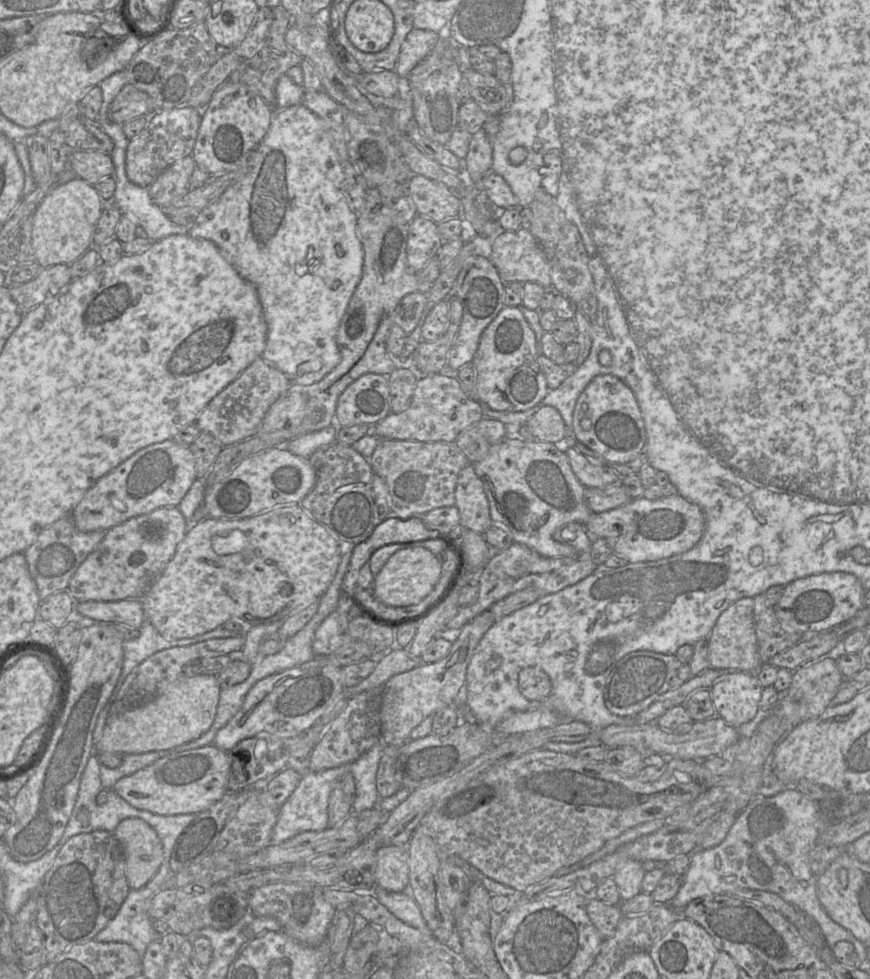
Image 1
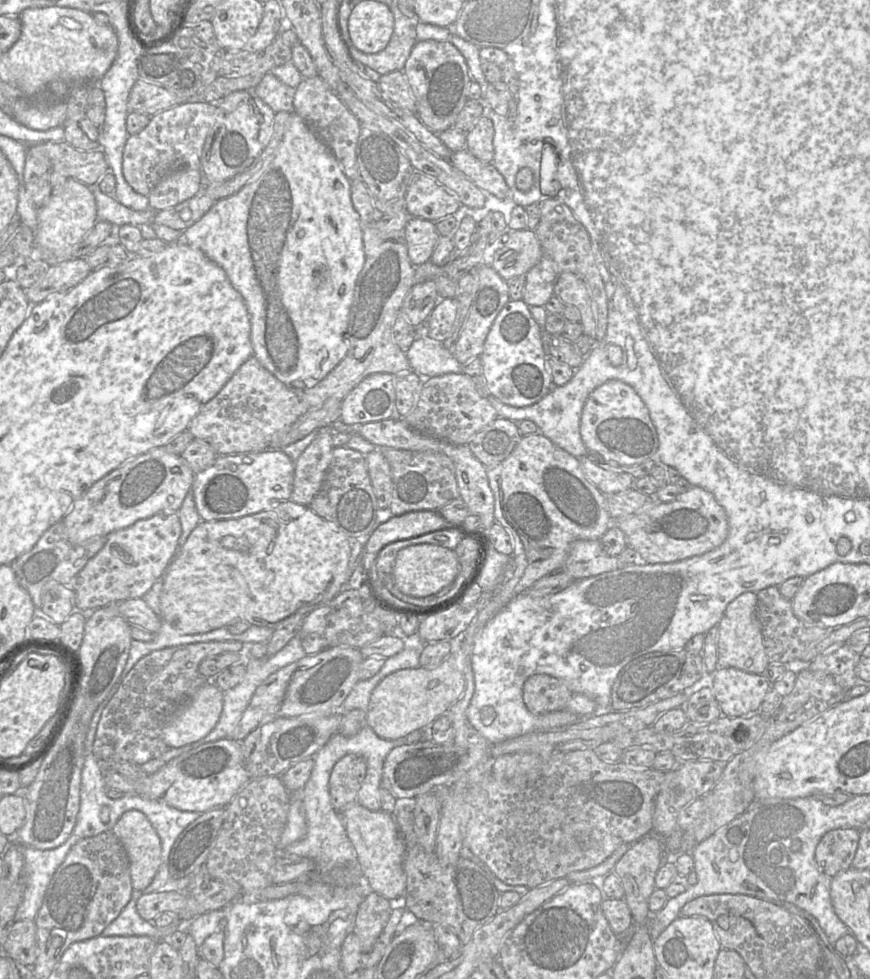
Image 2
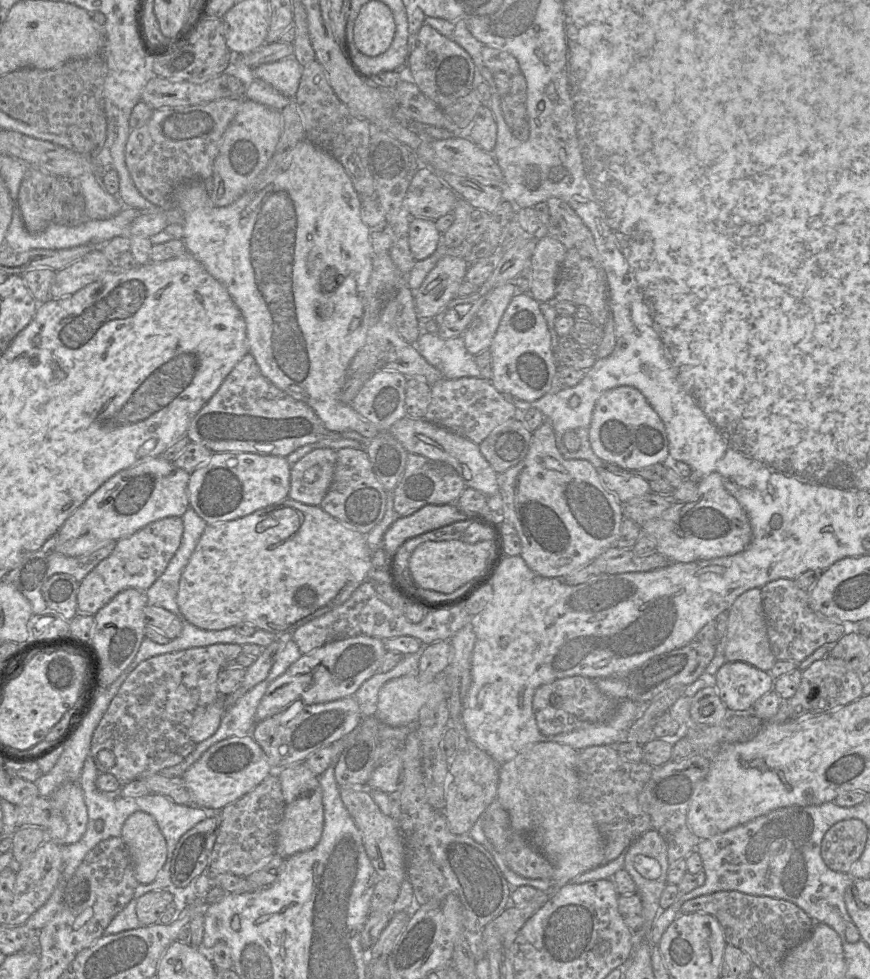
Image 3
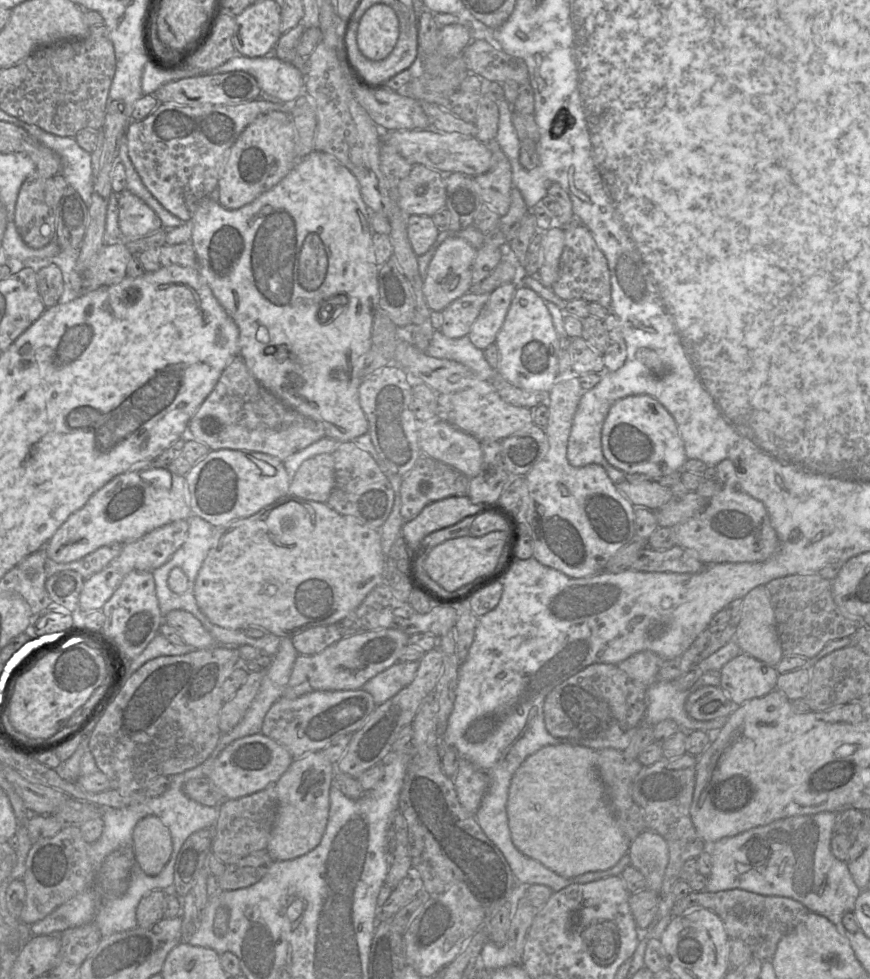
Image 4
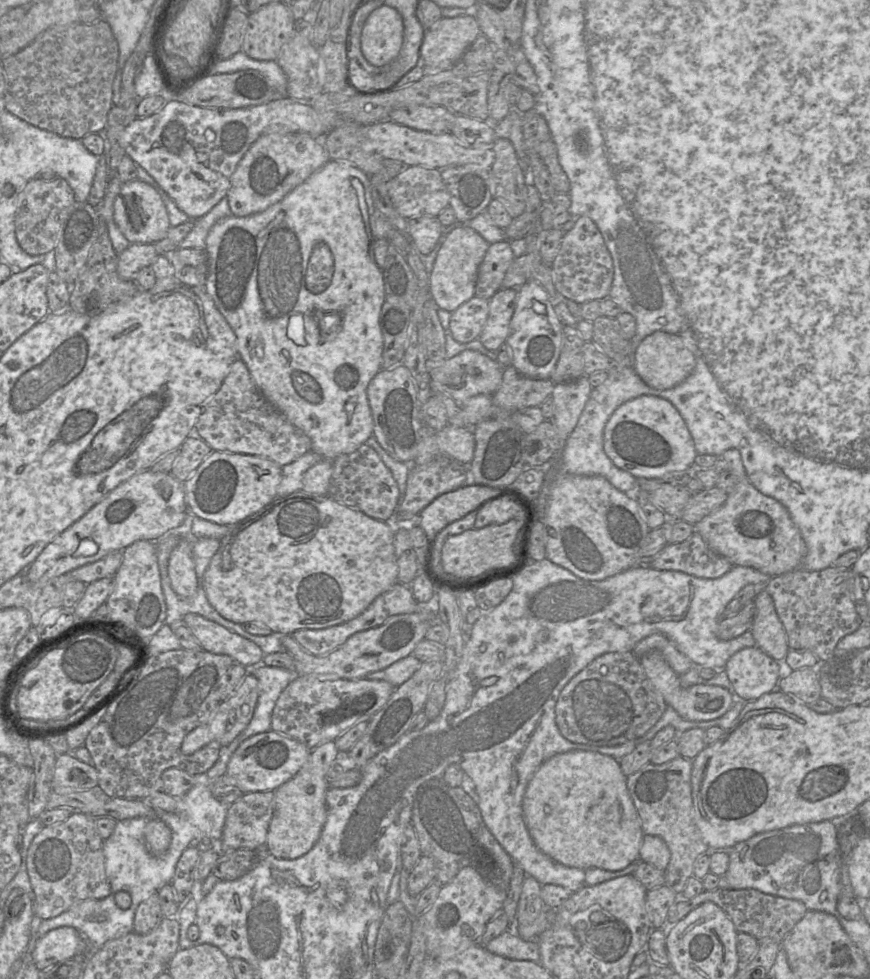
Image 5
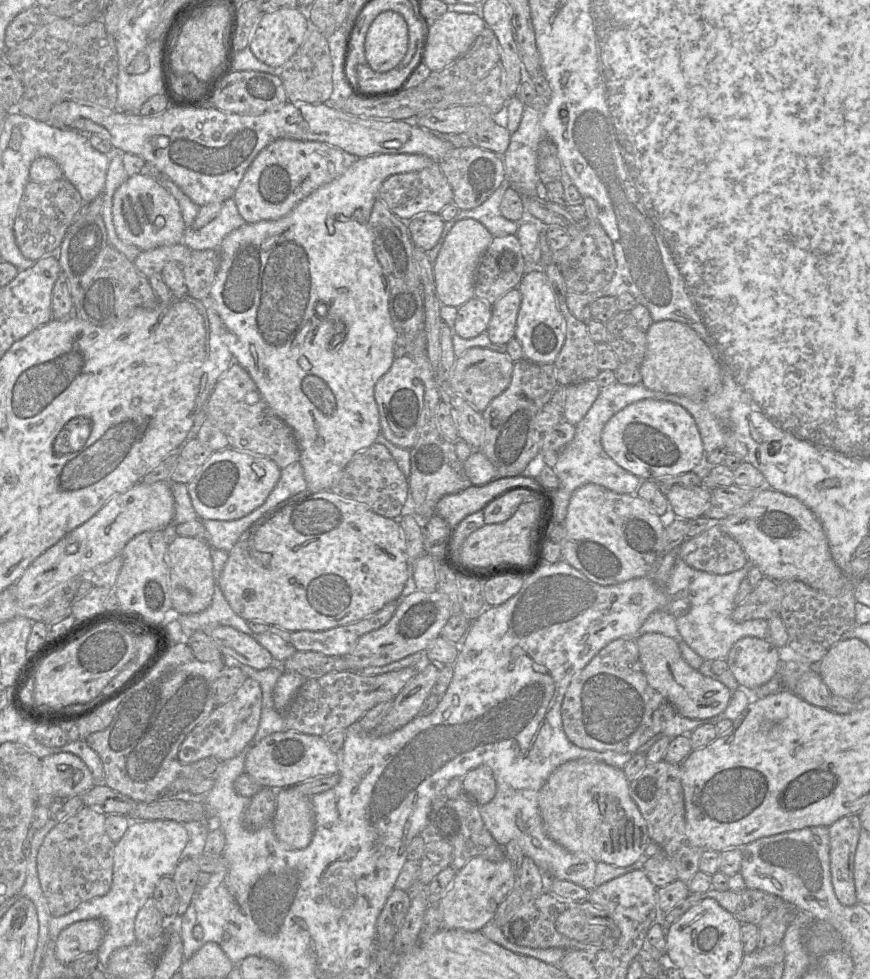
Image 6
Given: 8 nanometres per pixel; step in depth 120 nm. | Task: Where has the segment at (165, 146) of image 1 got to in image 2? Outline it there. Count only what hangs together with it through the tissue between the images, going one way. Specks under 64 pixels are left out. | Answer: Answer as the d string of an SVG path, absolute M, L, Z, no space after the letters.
M188 102L158 112L139 133L129 135L123 151L122 171L131 188L148 196L154 186L179 169L200 169L207 135L217 117L217 103Z

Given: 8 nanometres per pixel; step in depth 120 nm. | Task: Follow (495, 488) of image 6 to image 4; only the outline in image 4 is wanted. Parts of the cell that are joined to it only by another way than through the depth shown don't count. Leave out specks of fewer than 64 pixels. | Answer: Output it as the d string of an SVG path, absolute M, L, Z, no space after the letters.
M468 495L449 496L434 501L426 505L415 518L404 521L401 535L412 553L430 533L475 515L480 504L472 502Z

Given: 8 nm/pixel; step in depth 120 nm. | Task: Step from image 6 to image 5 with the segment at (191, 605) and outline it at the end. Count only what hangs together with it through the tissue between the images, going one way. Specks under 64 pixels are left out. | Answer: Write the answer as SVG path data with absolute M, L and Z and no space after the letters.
M183 536L172 550L168 562L168 575L172 589L180 597L192 597L201 586L201 580L195 571L191 537Z

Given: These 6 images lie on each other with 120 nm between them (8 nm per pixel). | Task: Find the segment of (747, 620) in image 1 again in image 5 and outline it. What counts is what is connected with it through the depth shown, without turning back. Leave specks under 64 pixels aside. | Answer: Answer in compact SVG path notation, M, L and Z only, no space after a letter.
M761 589L754 603L756 612L750 630L756 646L776 661L785 659L790 650L787 634L772 597L766 589Z

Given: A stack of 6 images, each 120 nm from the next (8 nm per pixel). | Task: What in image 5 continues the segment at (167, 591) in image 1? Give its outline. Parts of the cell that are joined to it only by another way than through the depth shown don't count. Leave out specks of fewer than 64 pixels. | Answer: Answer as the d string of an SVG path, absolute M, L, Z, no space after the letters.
M328 495L308 497L277 497L269 506L257 514L231 526L231 530L220 540L220 547L212 557L202 579L207 599L224 618L238 624L265 625L273 633L292 634L300 629L323 629L347 622L361 614L373 600L391 589L398 582L398 563L394 546L395 532L387 521L374 519L364 512L341 504Z

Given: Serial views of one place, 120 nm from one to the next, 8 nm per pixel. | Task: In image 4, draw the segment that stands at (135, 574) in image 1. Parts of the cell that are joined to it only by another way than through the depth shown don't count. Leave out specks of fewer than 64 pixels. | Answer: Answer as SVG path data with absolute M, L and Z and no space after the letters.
M176 520L158 527L143 537L122 545L122 551L105 568L84 580L79 598L79 609L85 613L101 610L120 586L124 577L131 571L153 572L165 564L185 542L189 530L187 520Z

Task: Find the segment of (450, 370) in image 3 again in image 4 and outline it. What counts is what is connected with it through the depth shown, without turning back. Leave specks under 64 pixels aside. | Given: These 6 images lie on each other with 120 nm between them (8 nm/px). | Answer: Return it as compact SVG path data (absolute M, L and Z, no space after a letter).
M434 330L425 351L429 356L453 360L467 366L480 380L492 381L496 371L490 367L482 350L476 348L468 336L451 339Z

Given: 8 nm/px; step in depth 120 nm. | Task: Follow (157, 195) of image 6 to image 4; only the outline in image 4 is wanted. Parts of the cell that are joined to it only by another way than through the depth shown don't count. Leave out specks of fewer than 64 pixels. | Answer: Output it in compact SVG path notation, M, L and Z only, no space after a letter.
M128 190L118 199L118 223L122 240L139 239L163 228L154 210Z

